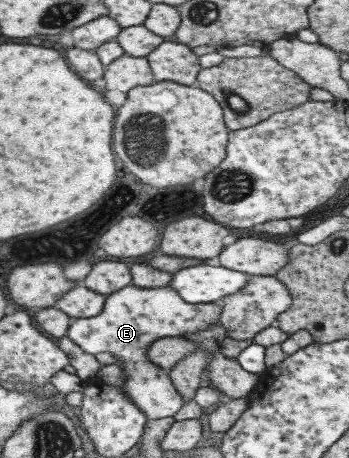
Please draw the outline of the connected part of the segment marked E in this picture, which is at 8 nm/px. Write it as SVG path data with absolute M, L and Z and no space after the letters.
M130 284L108 294L99 314L89 318L76 318L70 321L65 336L79 346L86 354L109 352L122 361L120 364L125 382L119 387L123 393L143 411L147 420L173 416L181 406L183 397L170 381L168 370L159 368L145 359L147 345L161 337L181 337L191 331L209 329L209 325L219 322L221 308L218 303L189 304L183 302L175 290L163 288L137 288Z

